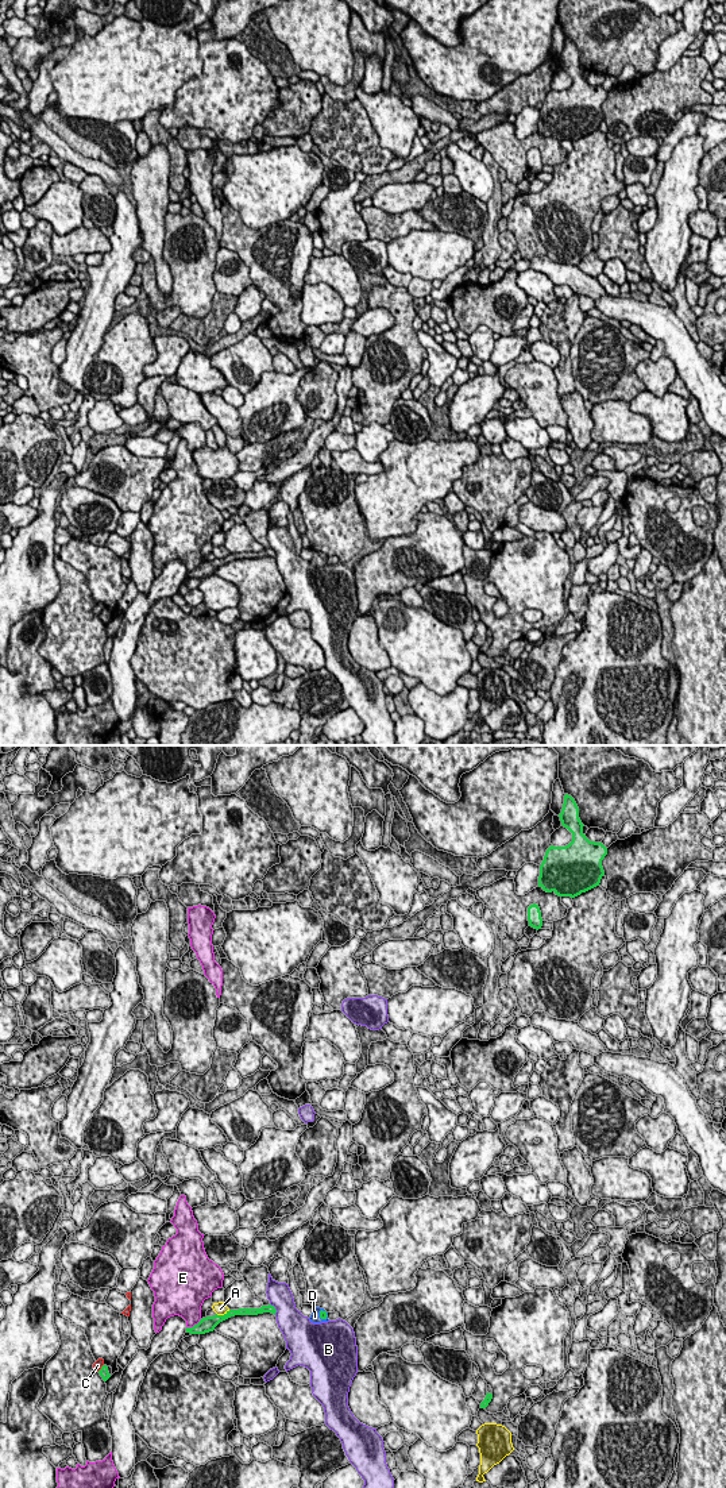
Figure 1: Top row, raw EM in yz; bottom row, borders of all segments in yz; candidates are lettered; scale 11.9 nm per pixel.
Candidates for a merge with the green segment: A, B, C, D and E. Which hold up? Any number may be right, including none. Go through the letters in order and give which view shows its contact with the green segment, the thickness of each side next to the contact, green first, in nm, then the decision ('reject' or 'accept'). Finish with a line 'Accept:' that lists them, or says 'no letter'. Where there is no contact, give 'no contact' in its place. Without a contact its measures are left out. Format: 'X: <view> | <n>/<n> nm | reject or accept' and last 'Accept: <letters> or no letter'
A: yz | 170/160 nm | reject
B: yz | 100/320 nm | reject
C: yz | 120/100 nm | reject
D: yz | 100/120 nm | accept
E: yz | 190/300 nm | reject
Accept: D

